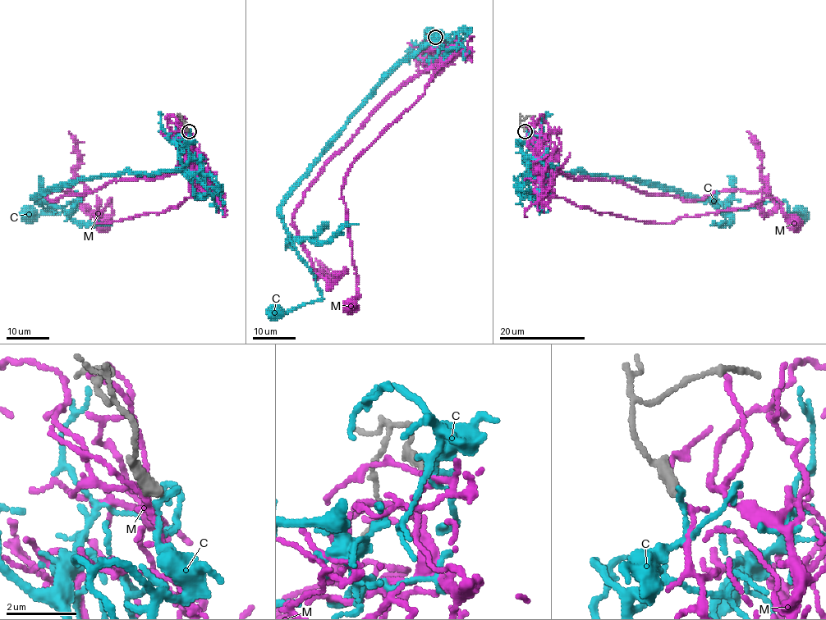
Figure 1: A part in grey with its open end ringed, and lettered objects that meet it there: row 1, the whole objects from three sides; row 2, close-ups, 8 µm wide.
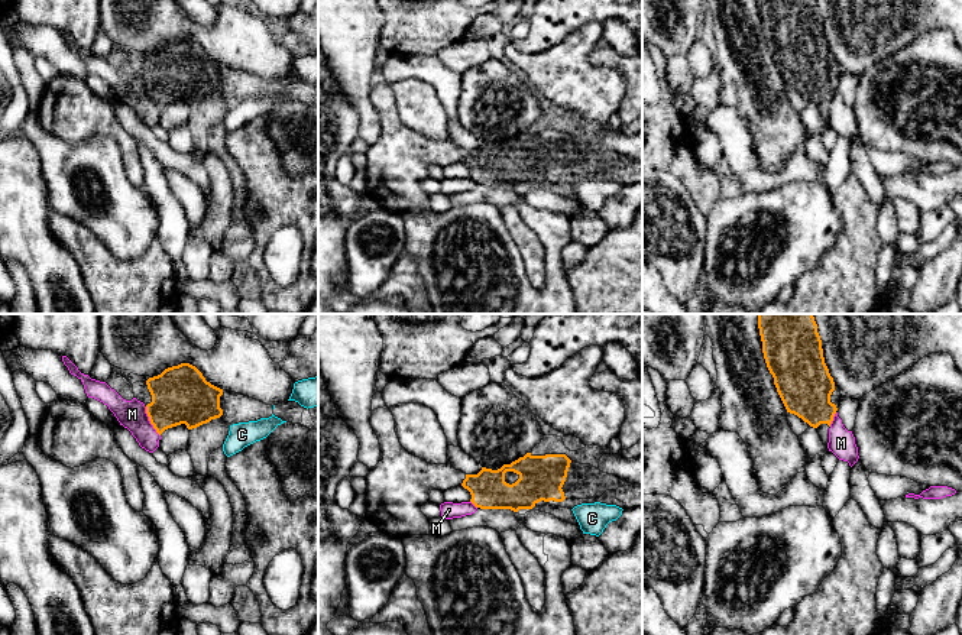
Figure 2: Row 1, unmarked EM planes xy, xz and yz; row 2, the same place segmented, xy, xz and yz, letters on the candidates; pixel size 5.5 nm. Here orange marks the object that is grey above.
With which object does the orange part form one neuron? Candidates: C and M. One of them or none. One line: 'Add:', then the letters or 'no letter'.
Add: no letter

